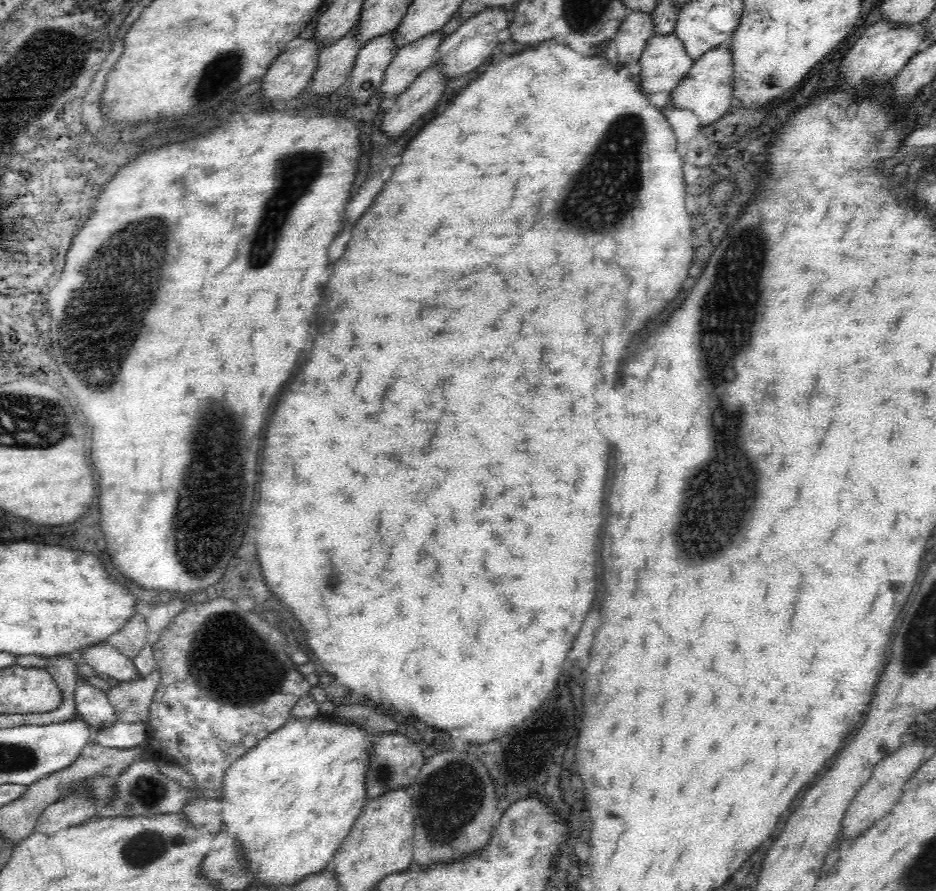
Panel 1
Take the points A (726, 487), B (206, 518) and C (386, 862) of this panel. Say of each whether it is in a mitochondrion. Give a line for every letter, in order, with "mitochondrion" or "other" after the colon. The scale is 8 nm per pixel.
A: mitochondrion
B: mitochondrion
C: other

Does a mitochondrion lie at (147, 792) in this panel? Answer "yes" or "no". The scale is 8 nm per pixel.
yes

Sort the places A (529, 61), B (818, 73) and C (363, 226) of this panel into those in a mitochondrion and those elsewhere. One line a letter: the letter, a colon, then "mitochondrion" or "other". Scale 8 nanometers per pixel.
A: other
B: other
C: other

